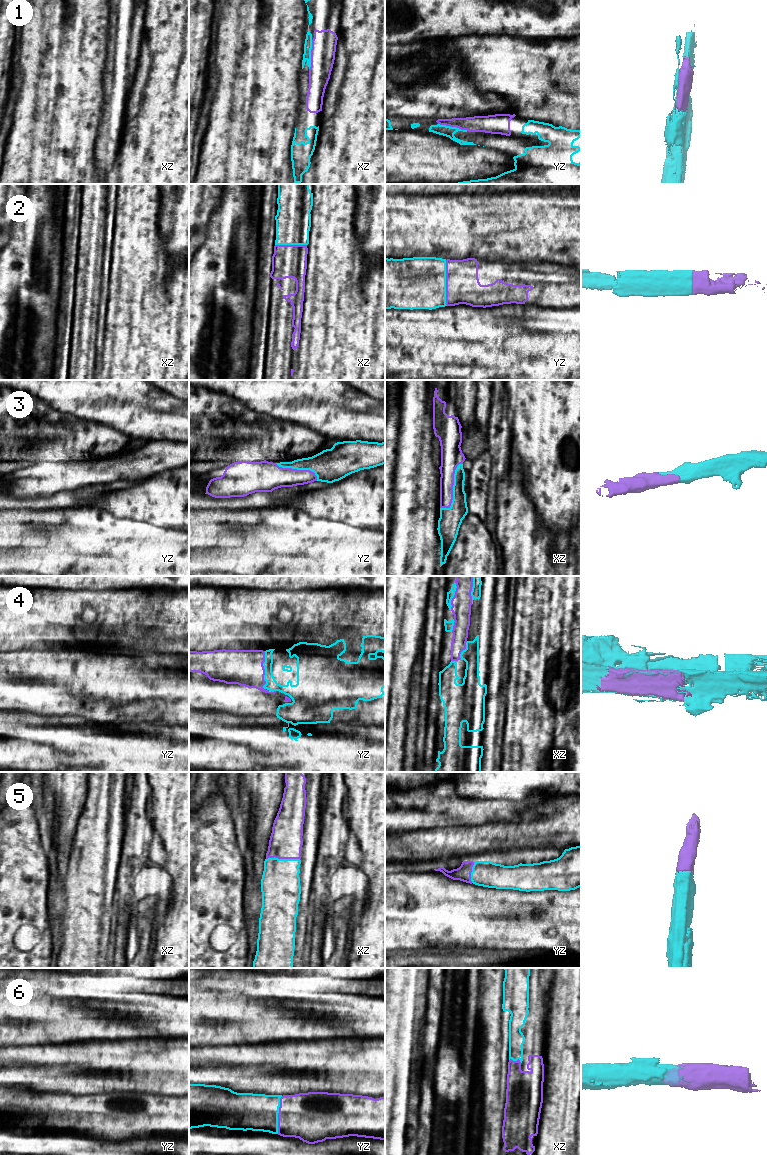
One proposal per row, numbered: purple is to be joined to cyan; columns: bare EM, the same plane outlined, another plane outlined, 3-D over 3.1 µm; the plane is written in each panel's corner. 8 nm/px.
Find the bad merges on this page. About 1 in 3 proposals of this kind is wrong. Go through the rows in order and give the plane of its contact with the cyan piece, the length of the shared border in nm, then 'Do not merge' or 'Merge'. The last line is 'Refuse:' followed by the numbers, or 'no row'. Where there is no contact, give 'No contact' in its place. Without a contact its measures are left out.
1: Touches cyan in xz. Shared border 240 nm. Do not merge
2: Touches cyan in yz. Shared border 360 nm. Merge
3: Touches cyan in xz. Shared border 400 nm. Merge
4: Touches cyan in yz. Shared border 320 nm. Do not merge
5: Touches cyan in xz. Shared border 280 nm. Merge
6: Touches cyan in yz. Shared border 300 nm. Merge
Refuse: 1, 4

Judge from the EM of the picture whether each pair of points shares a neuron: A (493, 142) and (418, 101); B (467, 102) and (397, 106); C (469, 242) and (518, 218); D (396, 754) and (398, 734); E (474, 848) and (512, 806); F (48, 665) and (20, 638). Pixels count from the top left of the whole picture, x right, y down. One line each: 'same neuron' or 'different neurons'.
A: different neurons
B: same neuron
C: same neuron
D: same neuron
E: different neurons
F: different neurons

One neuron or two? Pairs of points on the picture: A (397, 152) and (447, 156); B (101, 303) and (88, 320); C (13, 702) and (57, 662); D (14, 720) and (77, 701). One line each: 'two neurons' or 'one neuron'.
A: one neuron
B: one neuron
C: one neuron
D: two neurons

